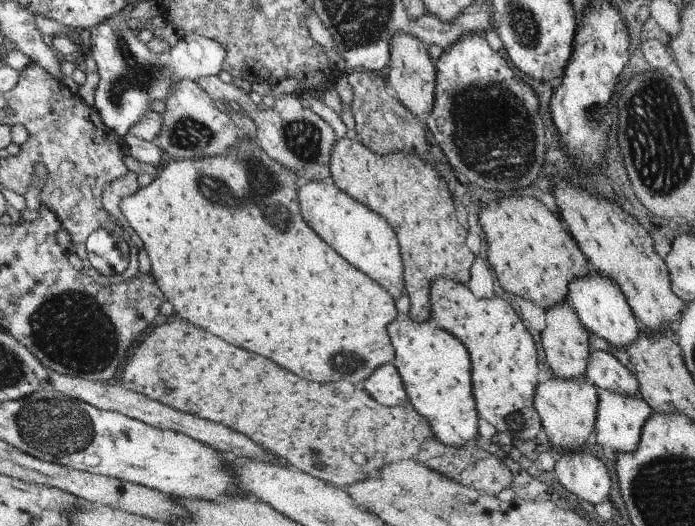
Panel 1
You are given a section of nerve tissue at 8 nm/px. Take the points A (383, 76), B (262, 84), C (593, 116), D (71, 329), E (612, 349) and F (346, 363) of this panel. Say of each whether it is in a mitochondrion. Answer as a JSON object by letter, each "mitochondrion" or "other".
{"A":"other","B":"other","C":"mitochondrion","D":"mitochondrion","E":"other","F":"mitochondrion"}

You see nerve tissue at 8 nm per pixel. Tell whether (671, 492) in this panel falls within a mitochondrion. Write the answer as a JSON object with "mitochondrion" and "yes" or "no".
{"mitochondrion":"yes"}

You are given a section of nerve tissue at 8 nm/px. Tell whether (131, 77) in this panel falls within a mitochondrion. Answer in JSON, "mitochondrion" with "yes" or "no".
{"mitochondrion":"yes"}

